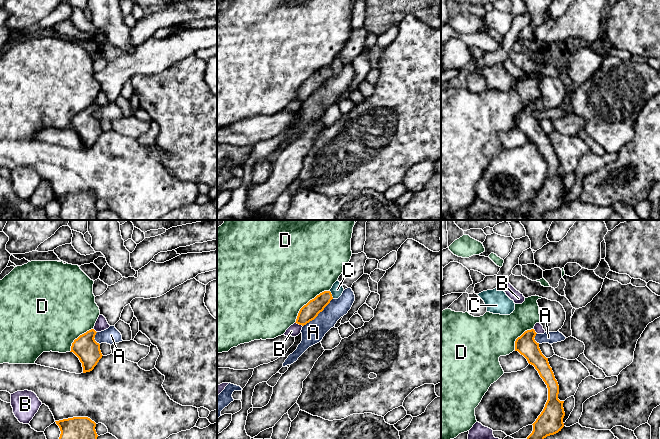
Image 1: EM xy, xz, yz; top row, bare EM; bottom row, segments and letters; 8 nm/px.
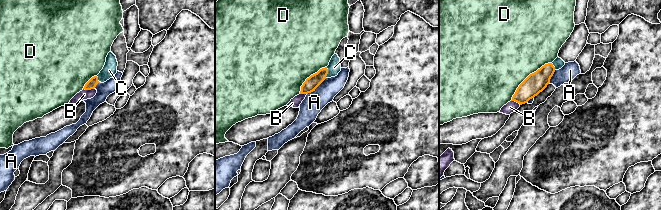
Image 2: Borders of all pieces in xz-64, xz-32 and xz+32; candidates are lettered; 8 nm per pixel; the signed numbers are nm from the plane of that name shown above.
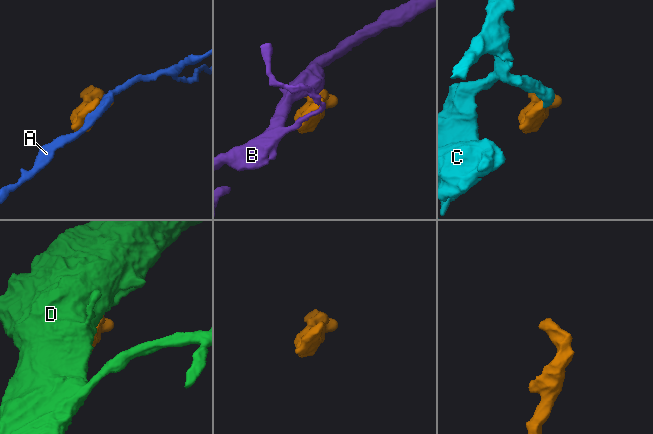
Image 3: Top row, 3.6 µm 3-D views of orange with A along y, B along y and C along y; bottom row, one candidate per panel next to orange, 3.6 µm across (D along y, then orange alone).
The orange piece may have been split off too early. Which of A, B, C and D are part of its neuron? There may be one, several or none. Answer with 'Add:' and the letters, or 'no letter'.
Add: C

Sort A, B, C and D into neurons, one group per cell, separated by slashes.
A / B / C / D

